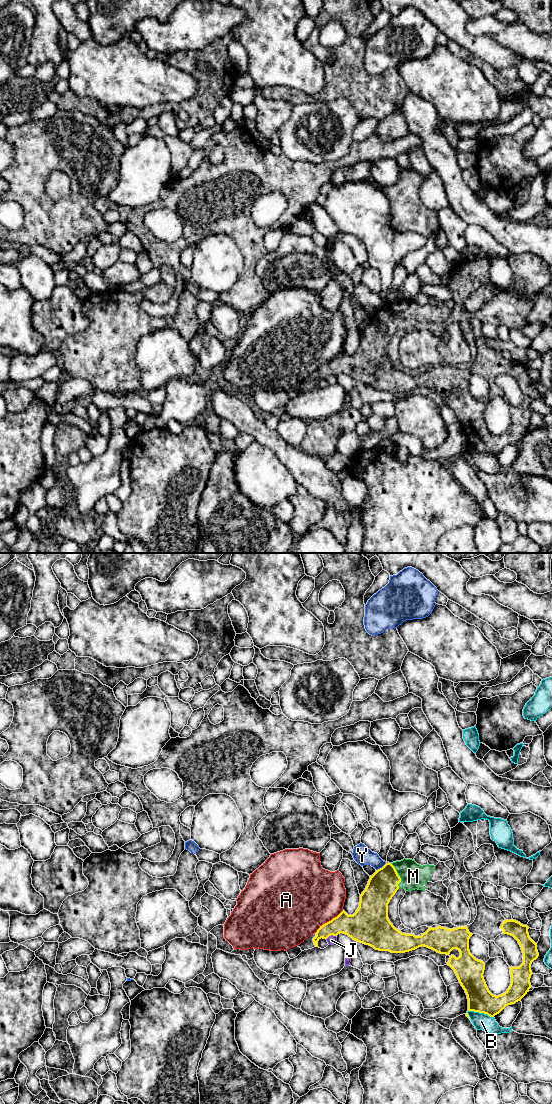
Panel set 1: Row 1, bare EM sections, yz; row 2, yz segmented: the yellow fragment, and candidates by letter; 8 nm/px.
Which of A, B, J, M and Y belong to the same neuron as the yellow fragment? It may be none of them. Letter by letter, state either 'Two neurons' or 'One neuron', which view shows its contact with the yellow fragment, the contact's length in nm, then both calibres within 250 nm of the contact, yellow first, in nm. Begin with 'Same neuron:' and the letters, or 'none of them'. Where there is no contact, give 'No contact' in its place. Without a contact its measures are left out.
Same neuron: M
A: Two neurons. Touches yellow in yz. Shared border 300 nm. Thickness 220 nm (yellow) against 480 nm
B: Two neurons. Touches yellow in yz. Shared border 220 nm. Thickness 200 nm (yellow) against 140 nm
J: Two neurons. Touches yellow in yz. Shared border 90 nm. Thickness 220 nm (yellow) against 70 nm
M: One neuron. Touches yellow in yz. Shared border 220 nm. Thickness 240 nm (yellow) against 200 nm
Y: Two neurons. Touches yellow in yz. Shared border 110 nm. Thickness 240 nm (yellow) against 150 nm

